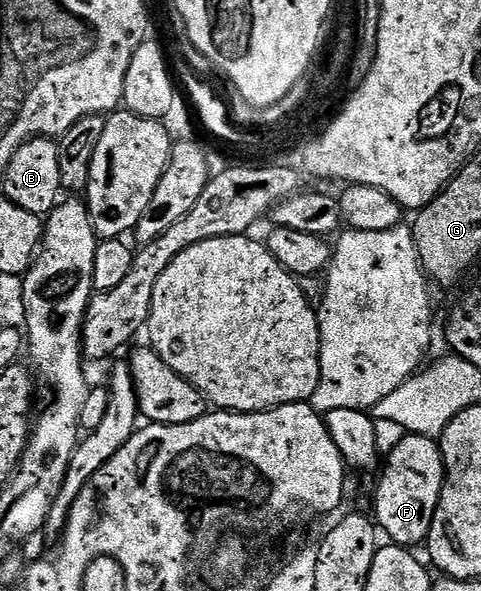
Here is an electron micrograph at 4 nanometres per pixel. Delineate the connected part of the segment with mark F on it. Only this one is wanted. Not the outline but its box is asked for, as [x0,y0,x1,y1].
[373,433,446,548]

